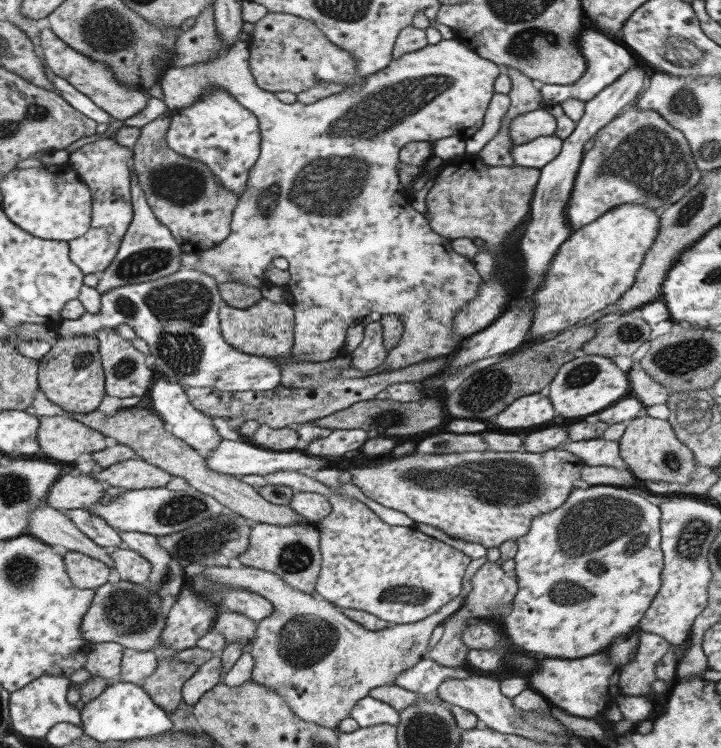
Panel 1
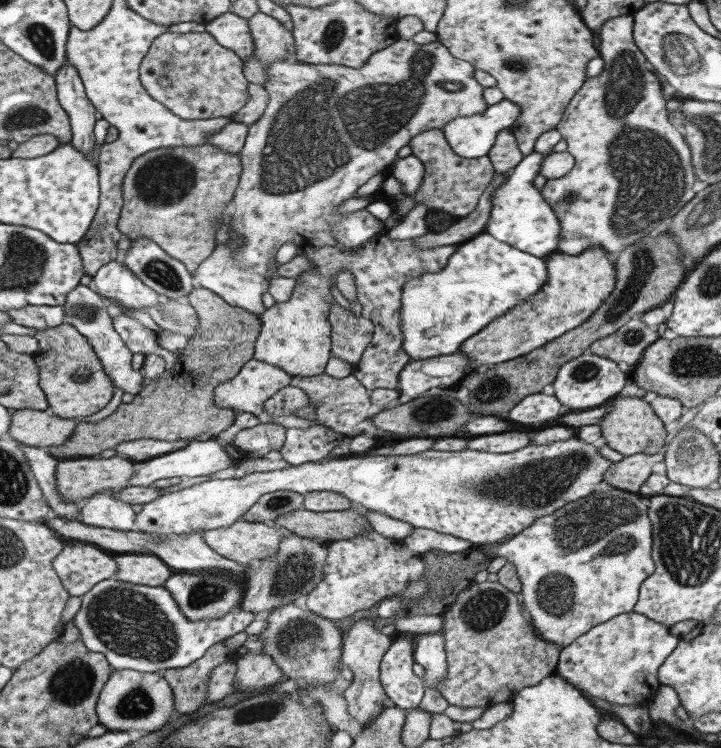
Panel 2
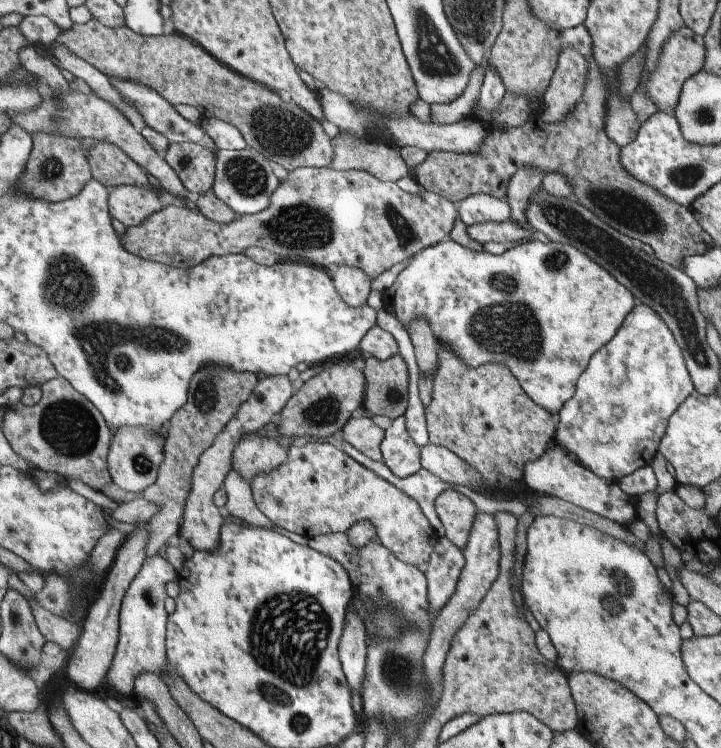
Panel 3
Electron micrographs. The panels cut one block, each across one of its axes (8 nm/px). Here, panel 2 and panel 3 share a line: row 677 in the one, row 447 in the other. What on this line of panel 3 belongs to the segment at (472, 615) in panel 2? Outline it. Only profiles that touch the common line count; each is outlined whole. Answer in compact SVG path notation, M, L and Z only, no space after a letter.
M447 351L438 354L430 401L424 408L424 417L428 442L450 450L469 468L477 470L492 488L509 487L513 482L521 482L523 466L543 454L545 444L554 436L556 429L555 417L525 396L525 392L519 388L517 380L513 378L507 366L481 364L477 368L469 368L465 362L461 362Z

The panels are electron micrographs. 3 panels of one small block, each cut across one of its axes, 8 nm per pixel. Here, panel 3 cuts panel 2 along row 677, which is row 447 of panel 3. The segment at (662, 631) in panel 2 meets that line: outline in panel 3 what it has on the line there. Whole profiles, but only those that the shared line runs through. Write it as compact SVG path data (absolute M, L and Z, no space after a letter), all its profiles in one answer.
M637 304L623 318L613 338L590 356L585 370L577 378L574 393L555 417L555 442L595 476L617 482L637 467L650 464L665 434L669 417L693 389L693 382L671 331L649 306Z

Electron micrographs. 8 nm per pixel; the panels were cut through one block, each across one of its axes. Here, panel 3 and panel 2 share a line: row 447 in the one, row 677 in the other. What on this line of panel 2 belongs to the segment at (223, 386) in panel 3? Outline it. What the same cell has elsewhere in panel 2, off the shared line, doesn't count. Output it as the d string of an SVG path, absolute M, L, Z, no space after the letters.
M219 641L212 644L201 658L190 665L160 672L171 687L173 708L180 714L196 711L205 703L209 672L215 666L236 661L239 657L235 648L227 648Z

